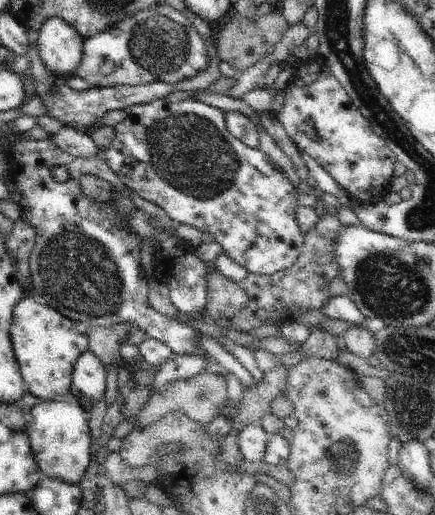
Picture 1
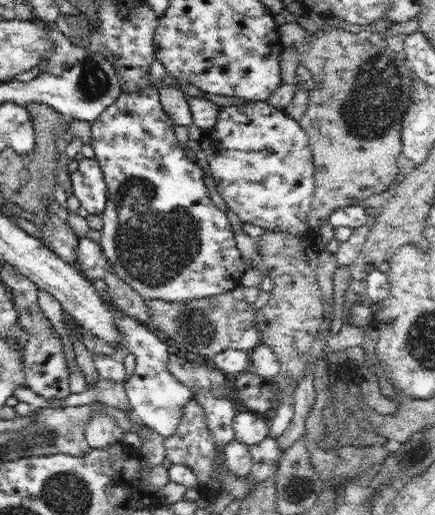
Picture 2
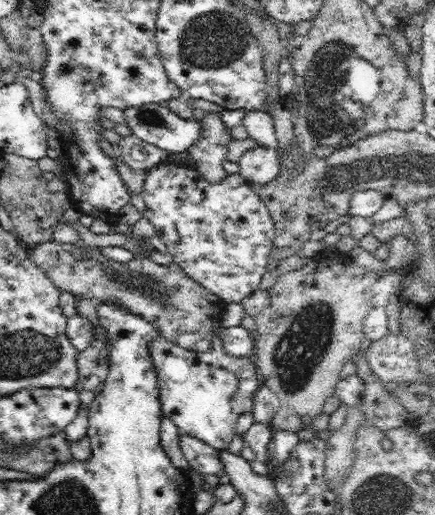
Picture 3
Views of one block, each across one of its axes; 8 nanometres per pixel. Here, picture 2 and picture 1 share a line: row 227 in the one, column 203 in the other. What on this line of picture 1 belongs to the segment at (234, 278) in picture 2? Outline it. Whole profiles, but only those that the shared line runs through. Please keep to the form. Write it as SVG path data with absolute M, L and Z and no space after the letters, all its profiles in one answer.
M200 98L184 100L180 102L166 102L165 99L154 100L154 102L137 104L127 110L127 116L121 123L114 127L114 138L100 157L110 166L112 172L120 178L124 186L136 192L144 200L149 200L156 206L160 206L170 218L177 224L190 224L202 232L210 232L218 242L225 254L228 254L234 262L244 266L249 273L261 275L271 275L280 270L290 268L298 257L304 244L306 233L300 230L296 220L296 209L298 208L298 196L294 184L284 176L278 165L274 164L268 154L260 149L246 146L240 139L234 138L225 124L225 115L218 108L208 105L201 101Z

